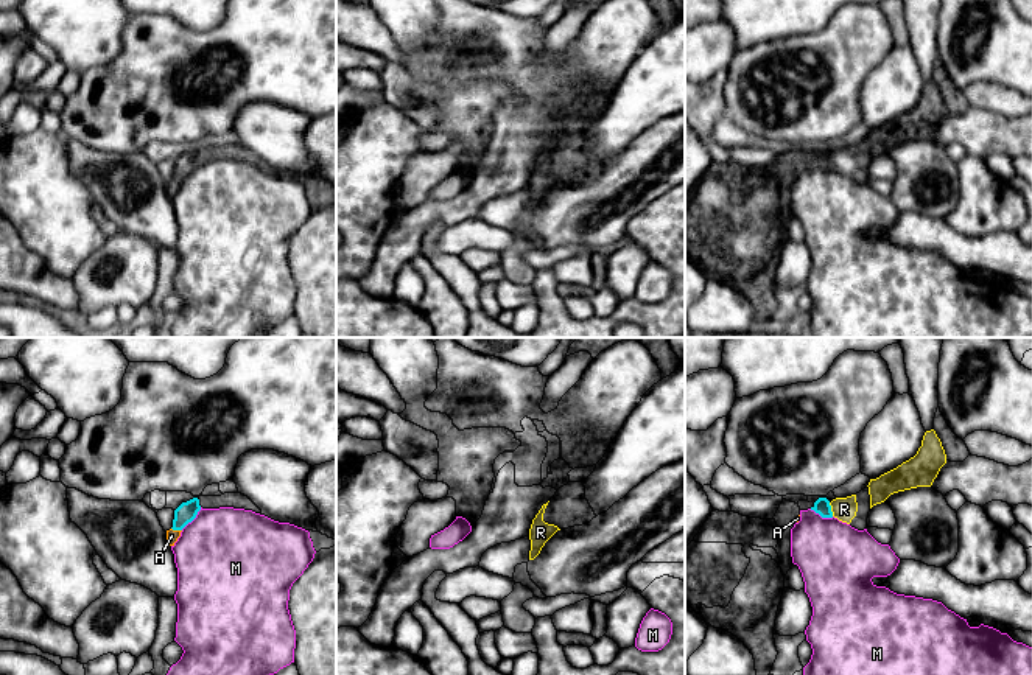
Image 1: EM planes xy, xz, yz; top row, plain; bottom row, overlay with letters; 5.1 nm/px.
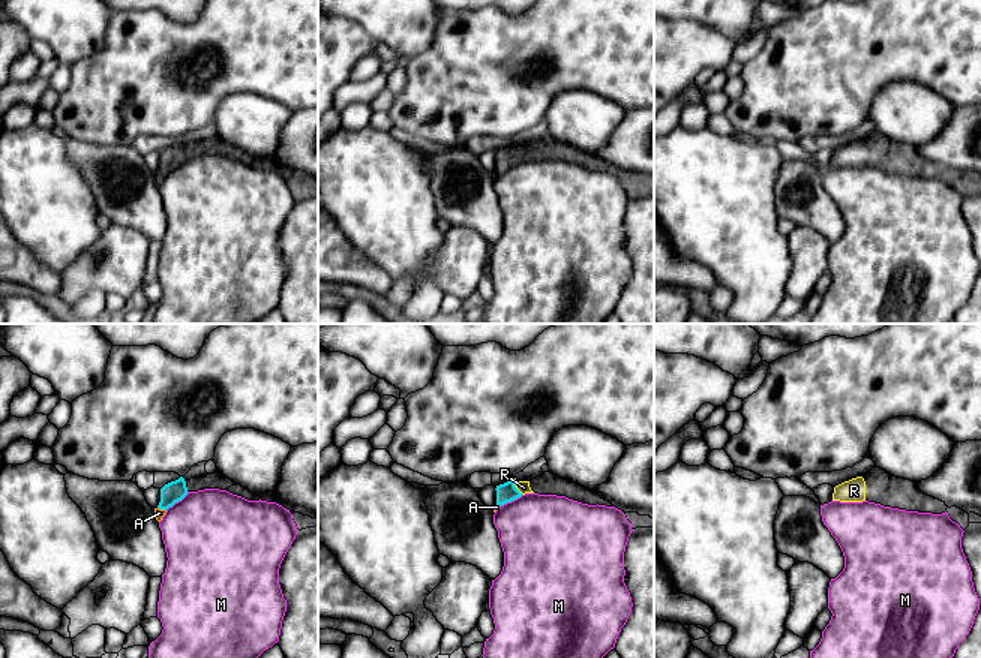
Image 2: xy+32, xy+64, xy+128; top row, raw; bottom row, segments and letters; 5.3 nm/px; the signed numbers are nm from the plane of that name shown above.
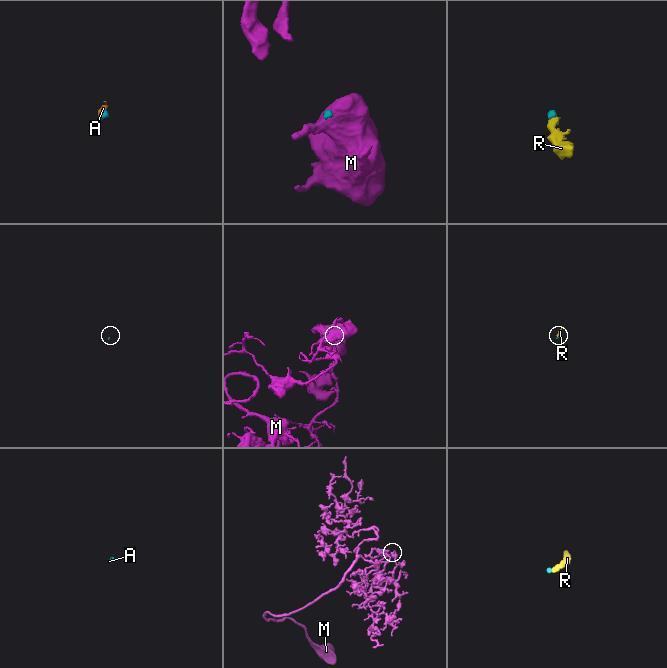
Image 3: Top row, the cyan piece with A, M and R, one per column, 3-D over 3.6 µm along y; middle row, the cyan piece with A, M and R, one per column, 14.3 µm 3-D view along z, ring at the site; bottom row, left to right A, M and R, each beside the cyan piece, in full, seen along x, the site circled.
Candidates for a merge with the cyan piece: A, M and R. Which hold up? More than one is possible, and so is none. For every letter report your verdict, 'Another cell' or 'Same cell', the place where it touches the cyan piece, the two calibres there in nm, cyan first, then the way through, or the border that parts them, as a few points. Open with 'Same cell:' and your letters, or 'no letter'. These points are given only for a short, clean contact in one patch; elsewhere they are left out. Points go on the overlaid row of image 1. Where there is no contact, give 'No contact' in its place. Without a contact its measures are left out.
Same cell: A, R
A: Same cell. Touches cyan at xy (176, 529). Thickness 100 nm (cyan) against 60 nm. Path across: xy (186, 512), (176, 529), (172, 535)
M: Another cell. Touches cyan at xy (192, 520). Thickness 100 nm (cyan) against 500 nm. Boundary: xy (201, 507), (181, 529)
R: Same cell. Touches cyan at yz (830, 509). Thickness 80 nm (cyan) against 120 nm. Path across: yz (822, 506), (830, 509), (844, 509)

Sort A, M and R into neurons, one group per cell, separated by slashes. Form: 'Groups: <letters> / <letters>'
Groups: A R / M

